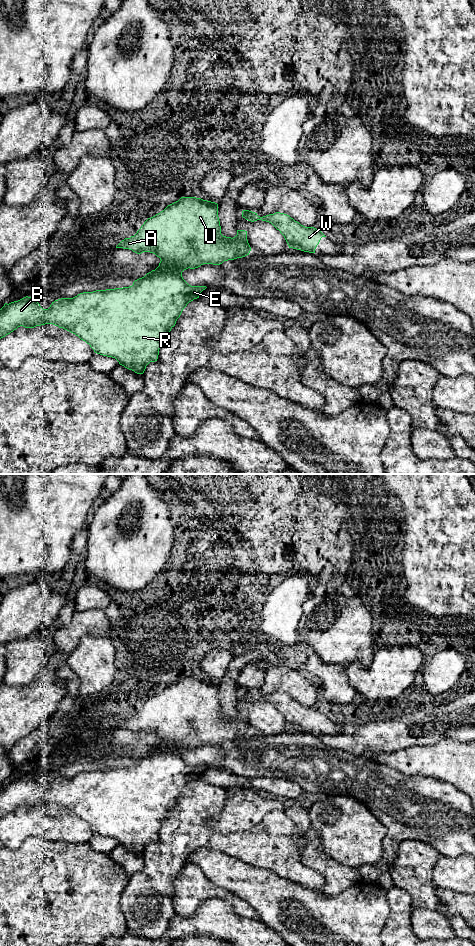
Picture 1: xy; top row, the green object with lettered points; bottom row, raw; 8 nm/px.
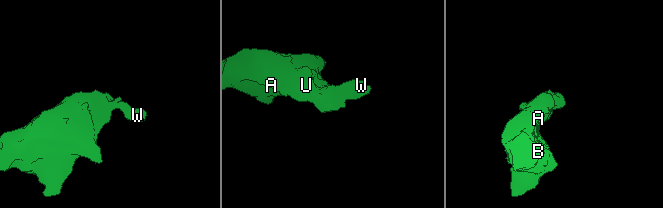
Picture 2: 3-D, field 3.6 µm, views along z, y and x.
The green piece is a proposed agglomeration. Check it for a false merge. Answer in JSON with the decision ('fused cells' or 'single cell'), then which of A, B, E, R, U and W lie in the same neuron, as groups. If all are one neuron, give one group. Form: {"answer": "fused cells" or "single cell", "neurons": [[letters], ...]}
{"answer": "single cell", "neurons": [["A", "B", "E", "R", "U", "W"]]}

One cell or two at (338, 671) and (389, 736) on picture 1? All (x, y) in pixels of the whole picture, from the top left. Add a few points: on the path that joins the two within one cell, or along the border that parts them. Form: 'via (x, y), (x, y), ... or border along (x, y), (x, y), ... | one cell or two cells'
border along (357, 693), (349, 702), (342, 706) | two cells

